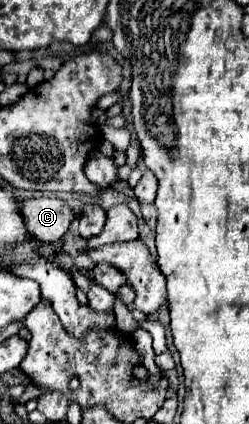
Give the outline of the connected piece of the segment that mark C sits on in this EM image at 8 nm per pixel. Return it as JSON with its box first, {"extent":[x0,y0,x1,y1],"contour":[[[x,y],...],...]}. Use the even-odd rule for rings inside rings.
{"extent":[20,197,76,241],"contour":[[[60,197],[20,199],[20,215],[28,233],[38,241],[60,241],[76,217],[76,207]]]}

